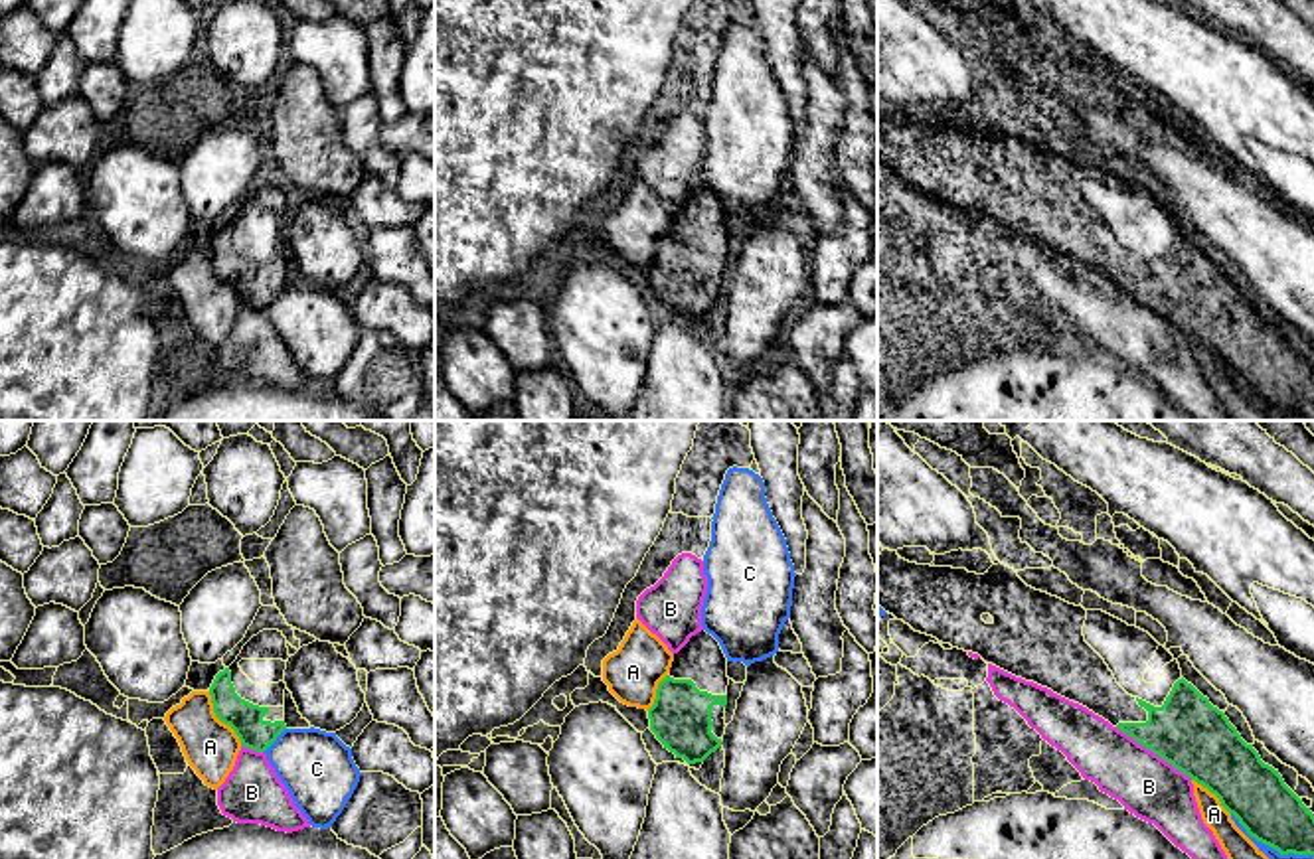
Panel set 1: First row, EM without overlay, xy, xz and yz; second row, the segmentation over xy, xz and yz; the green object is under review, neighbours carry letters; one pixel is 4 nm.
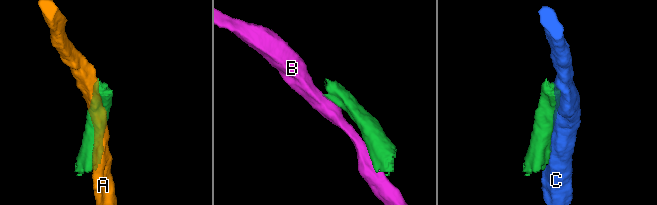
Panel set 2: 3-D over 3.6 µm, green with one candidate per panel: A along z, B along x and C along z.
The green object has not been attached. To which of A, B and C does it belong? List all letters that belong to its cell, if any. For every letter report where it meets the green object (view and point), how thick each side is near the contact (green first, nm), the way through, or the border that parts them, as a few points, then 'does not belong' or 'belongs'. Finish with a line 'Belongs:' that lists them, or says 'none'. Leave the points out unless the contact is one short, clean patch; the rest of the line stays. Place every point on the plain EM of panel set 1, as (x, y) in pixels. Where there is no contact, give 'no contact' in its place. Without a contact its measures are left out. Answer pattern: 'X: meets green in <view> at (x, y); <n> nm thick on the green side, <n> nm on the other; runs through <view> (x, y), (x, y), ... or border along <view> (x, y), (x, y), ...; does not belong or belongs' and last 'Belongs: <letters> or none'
A: meets green in xy at (220, 277); 140 nm thick on the green side, 220 nm on the other; does not belong
B: meets green in yz at (1154, 311); 300 nm thick on the green side, 260 nm on the other; border along yz (1115, 285), (1192, 336); does not belong
C: meets green in xy at (275, 297); 140 nm thick on the green side, 300 nm on the other; does not belong
Belongs: none

